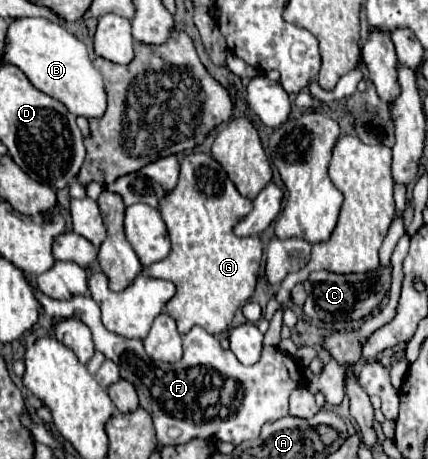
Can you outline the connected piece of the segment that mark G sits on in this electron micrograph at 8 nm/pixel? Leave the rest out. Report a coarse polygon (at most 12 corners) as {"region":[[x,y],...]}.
{"region":[[207,153],[159,199],[179,333],[229,329],[257,283],[251,211]]}

